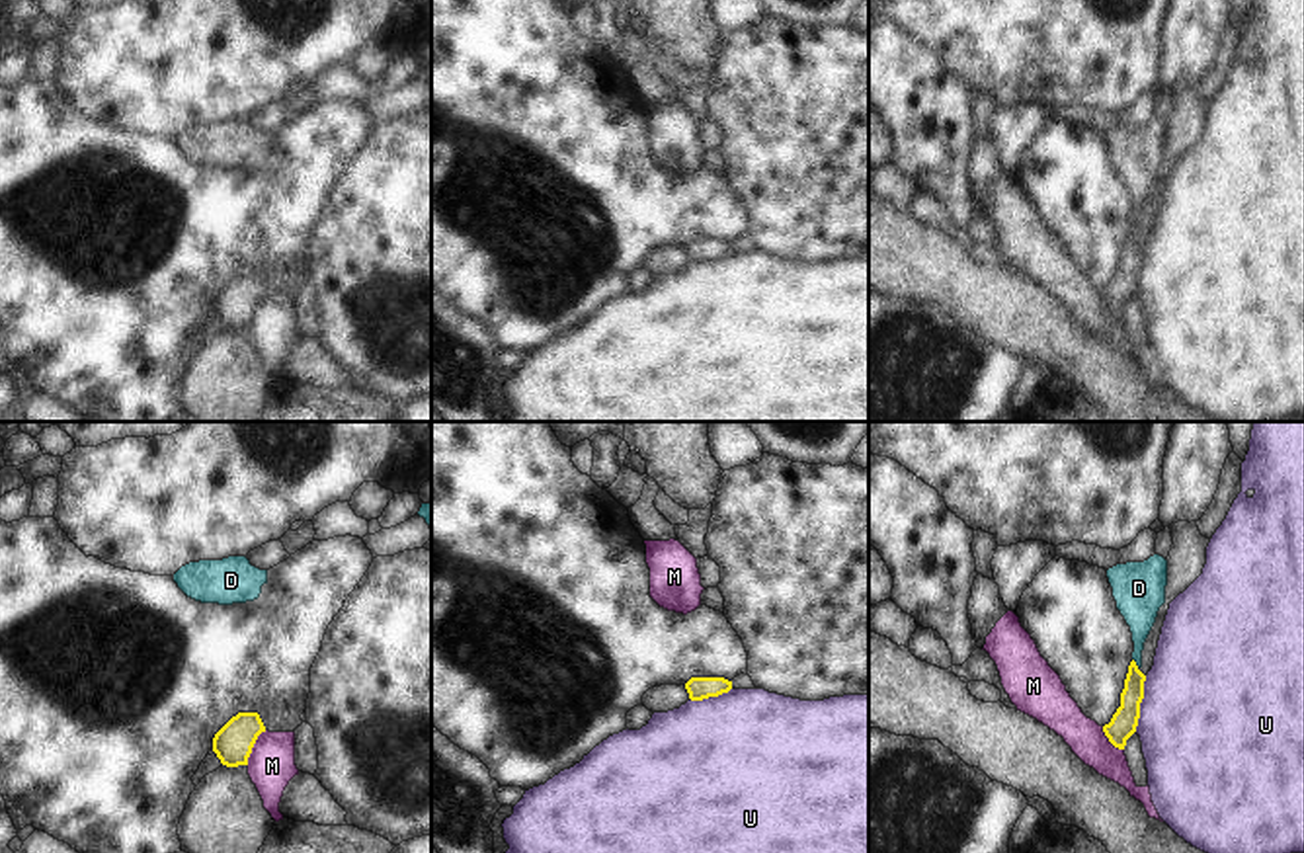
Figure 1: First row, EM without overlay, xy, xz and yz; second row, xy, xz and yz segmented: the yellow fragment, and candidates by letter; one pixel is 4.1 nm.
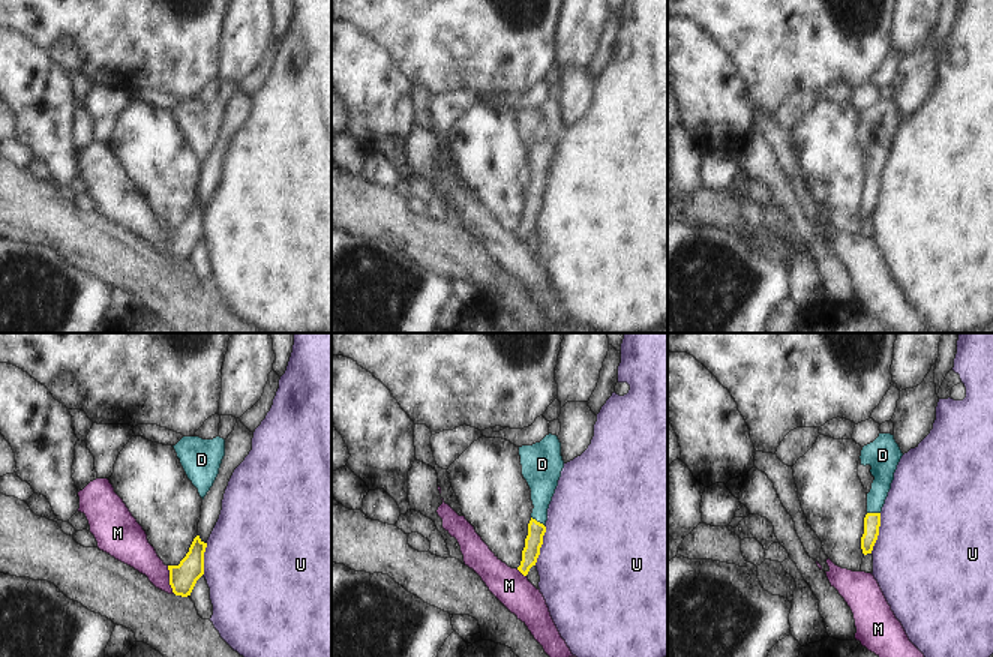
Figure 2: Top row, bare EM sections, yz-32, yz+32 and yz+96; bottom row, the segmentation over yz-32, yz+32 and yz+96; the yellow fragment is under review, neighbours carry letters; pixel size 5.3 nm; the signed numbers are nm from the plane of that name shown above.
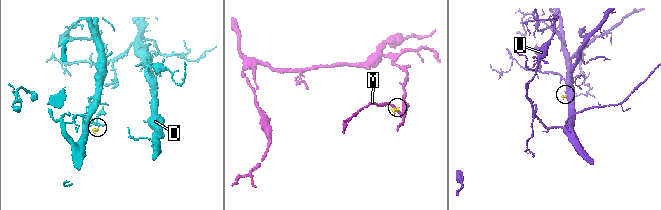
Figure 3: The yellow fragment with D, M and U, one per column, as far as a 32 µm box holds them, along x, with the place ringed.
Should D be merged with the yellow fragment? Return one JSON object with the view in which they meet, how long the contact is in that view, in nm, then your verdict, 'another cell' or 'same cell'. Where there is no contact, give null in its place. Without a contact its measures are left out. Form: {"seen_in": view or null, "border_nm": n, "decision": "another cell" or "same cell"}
{"seen_in": "yz", "border_nm": 50, "decision": "same cell"}

